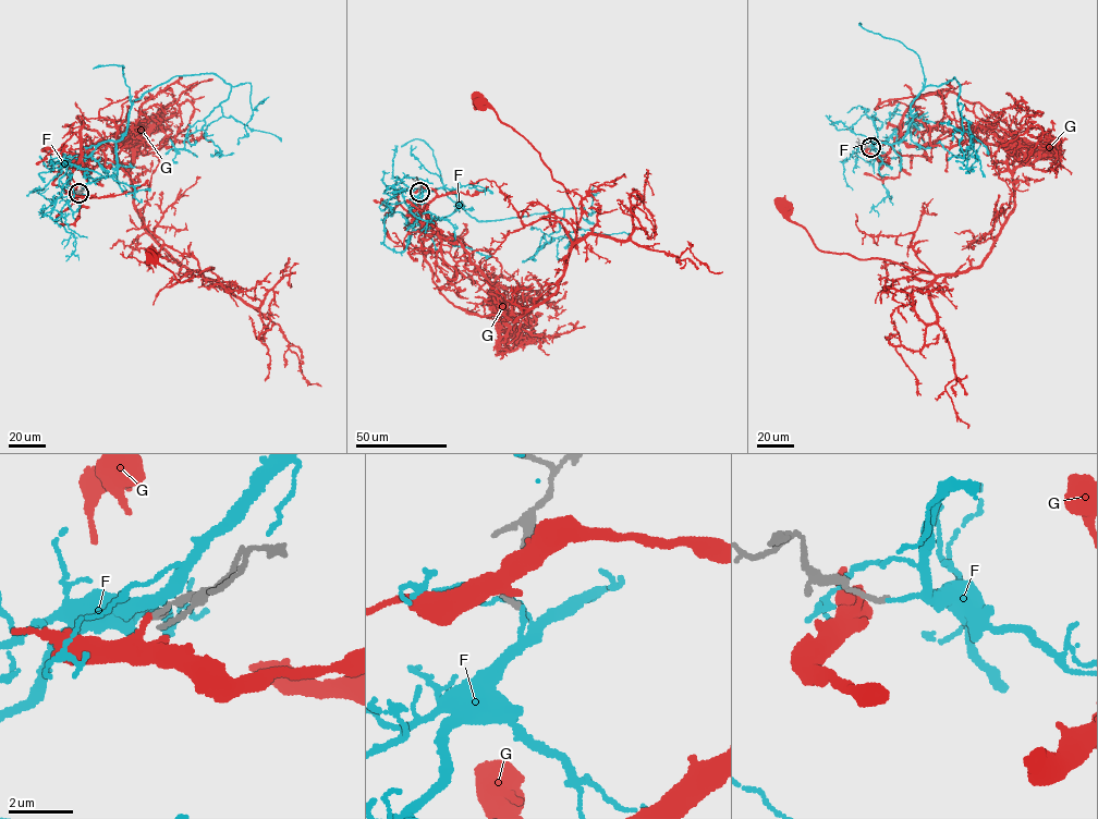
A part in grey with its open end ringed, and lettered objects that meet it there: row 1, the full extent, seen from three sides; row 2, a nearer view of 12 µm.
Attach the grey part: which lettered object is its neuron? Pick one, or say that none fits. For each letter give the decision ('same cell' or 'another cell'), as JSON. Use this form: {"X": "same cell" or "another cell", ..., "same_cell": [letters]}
{"F": "same cell", "G": "another cell", "same_cell": ["F"]}

